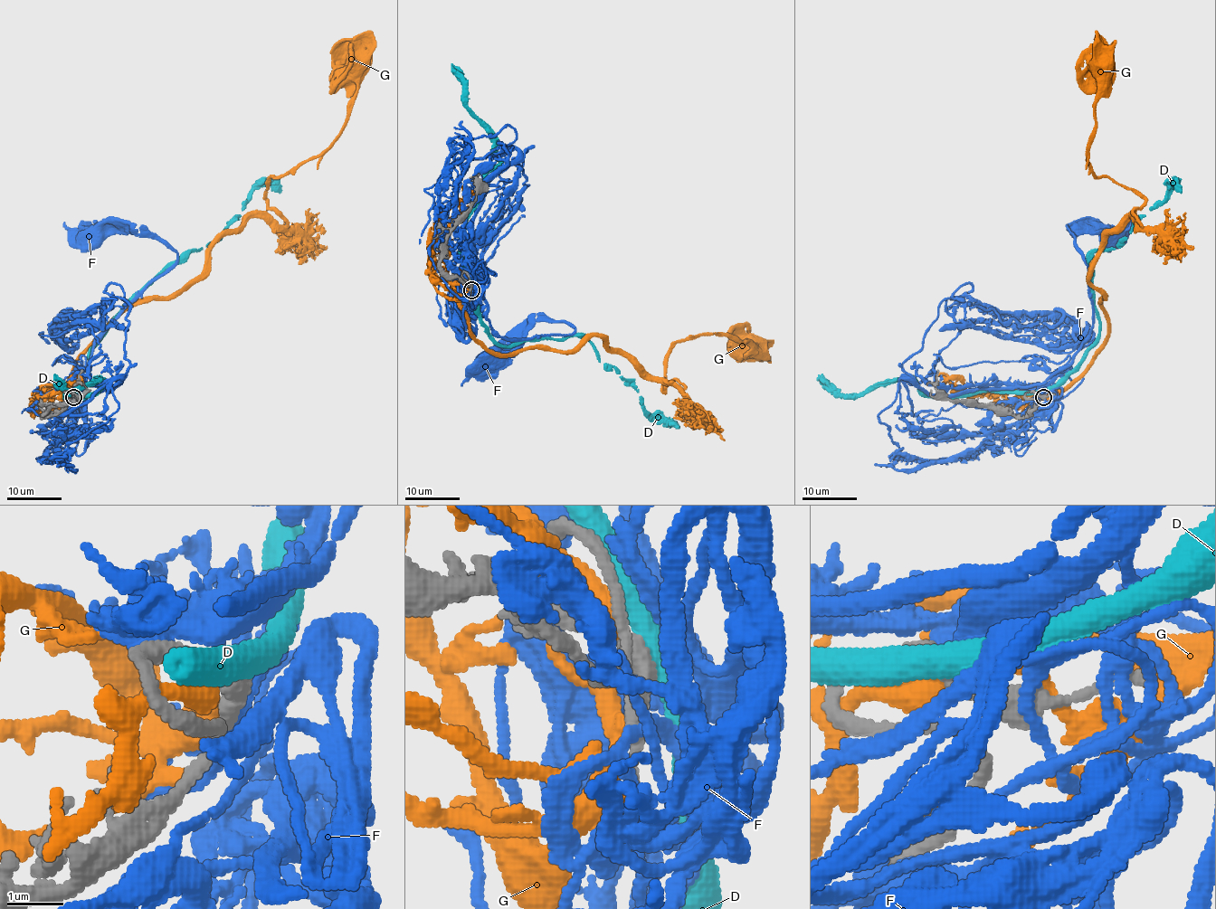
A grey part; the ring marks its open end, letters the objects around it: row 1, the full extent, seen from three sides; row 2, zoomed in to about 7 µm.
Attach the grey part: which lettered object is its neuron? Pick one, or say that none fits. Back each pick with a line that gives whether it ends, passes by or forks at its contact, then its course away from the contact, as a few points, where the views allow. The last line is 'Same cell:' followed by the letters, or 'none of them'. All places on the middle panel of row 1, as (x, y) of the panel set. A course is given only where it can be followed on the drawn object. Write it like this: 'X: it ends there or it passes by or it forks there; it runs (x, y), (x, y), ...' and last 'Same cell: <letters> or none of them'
F: it passes by; it runs (470, 289), (472, 311), (505, 339), (574, 329), (536, 321), (512, 350), (489, 361)
Same cell: F

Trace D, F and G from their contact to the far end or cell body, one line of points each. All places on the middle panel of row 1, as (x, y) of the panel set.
D: (470, 283), (475, 311), (501, 345), (582, 335), (596, 358), (635, 388), (647, 411), (679, 426)
F: (470, 289), (472, 311), (505, 339), (574, 329), (536, 321), (512, 350), (489, 361)
G: (470, 291), (468, 329), (495, 353), (599, 336), (684, 386), (665, 392), (678, 342), (728, 333), (751, 348)

